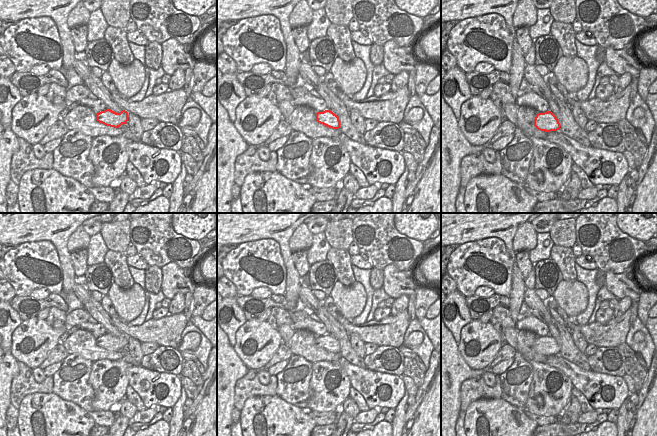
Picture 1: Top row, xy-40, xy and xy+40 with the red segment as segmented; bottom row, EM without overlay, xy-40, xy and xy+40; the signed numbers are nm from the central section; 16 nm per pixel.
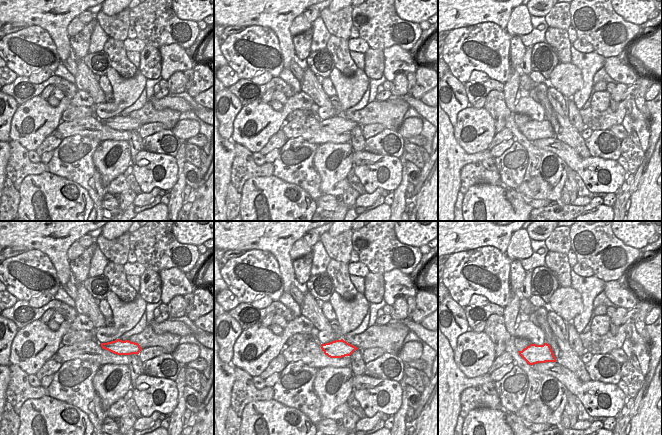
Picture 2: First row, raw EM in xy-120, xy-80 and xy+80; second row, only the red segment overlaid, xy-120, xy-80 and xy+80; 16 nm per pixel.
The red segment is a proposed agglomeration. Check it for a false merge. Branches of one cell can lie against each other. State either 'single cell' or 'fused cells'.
single cell

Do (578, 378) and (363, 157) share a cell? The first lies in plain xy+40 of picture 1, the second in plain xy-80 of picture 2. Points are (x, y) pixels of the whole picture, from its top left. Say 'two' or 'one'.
one

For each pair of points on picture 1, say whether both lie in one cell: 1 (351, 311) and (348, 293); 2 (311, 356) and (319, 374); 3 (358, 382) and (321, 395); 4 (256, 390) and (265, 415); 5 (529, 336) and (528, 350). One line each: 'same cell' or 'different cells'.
1: same cell
2: different cells
3: different cells
4: different cells
5: same cell

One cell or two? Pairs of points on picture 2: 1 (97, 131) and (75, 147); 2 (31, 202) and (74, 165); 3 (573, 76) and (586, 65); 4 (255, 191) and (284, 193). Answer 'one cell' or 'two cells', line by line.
1: two cells
2: two cells
3: two cells
4: one cell

